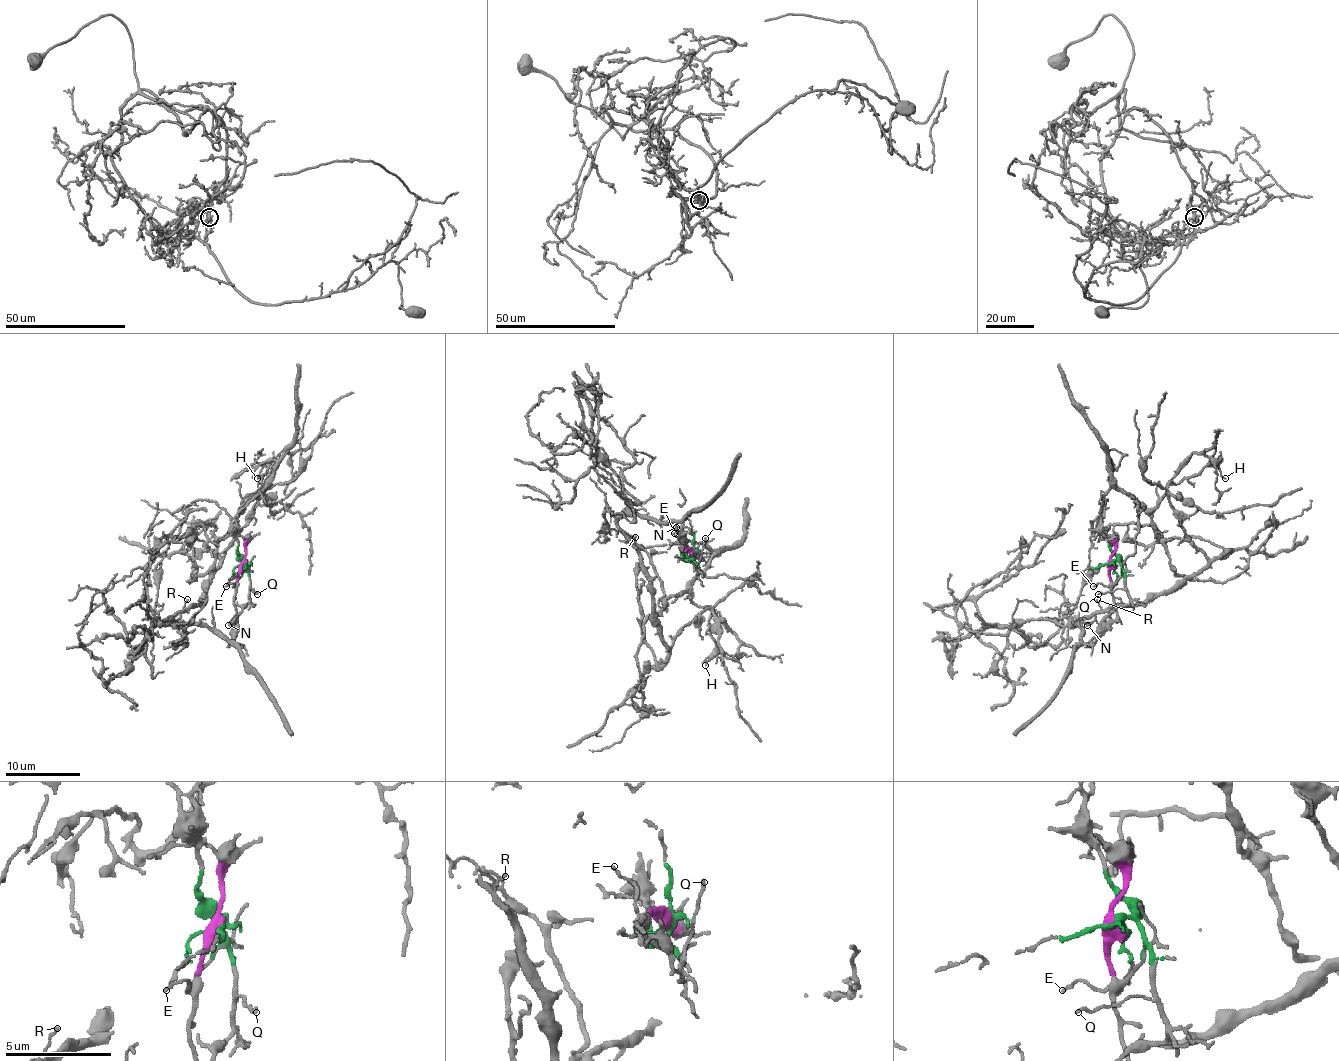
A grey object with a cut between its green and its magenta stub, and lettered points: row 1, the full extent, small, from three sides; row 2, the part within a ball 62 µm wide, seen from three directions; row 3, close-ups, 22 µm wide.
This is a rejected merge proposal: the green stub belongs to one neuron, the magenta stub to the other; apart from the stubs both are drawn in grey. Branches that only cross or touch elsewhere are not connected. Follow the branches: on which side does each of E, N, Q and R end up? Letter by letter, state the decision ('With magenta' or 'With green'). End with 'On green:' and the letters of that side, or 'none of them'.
E: With magenta
N: With green
Q: With green
R: With magenta
On green: N, Q

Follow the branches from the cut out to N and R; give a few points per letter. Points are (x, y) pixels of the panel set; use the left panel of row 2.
N: (246, 562), (249, 573), (247, 603), (234, 623), (229, 625)
R: (246, 562), (238, 575), (234, 642), (225, 640), (206, 627), (175, 623), (169, 618), (182, 608), (188, 599)

